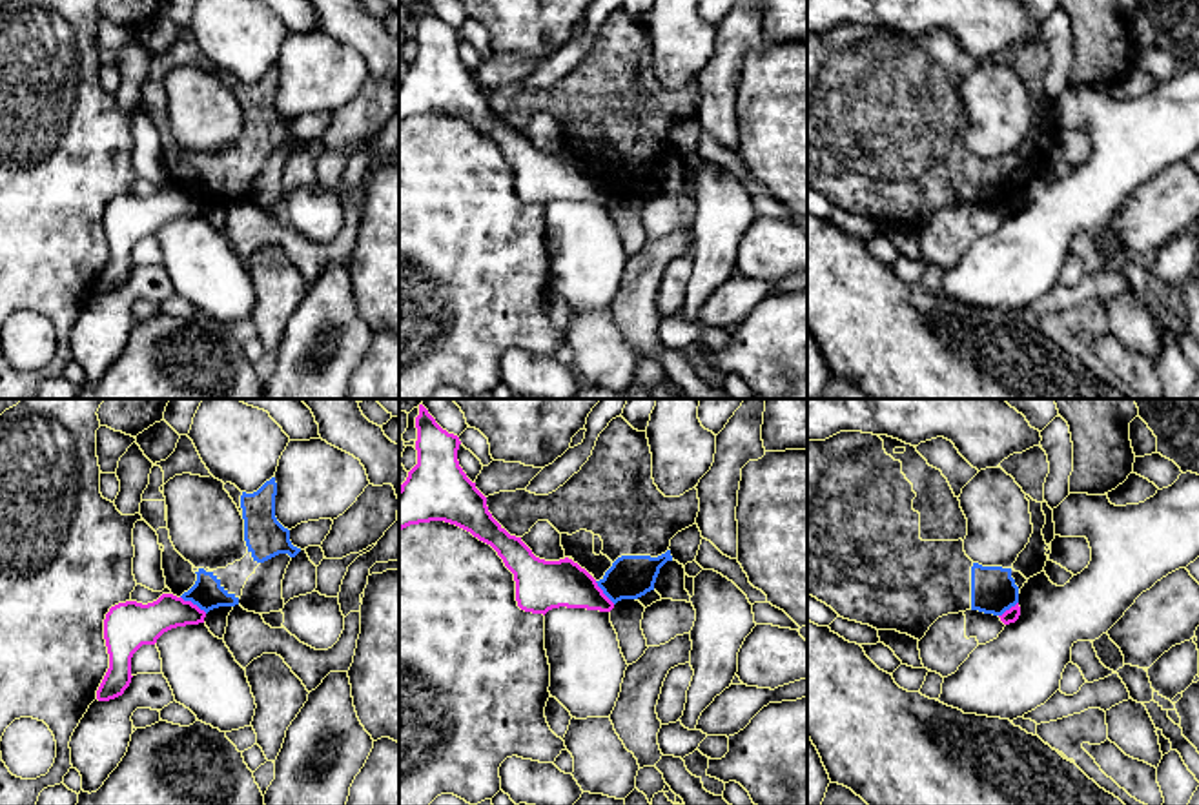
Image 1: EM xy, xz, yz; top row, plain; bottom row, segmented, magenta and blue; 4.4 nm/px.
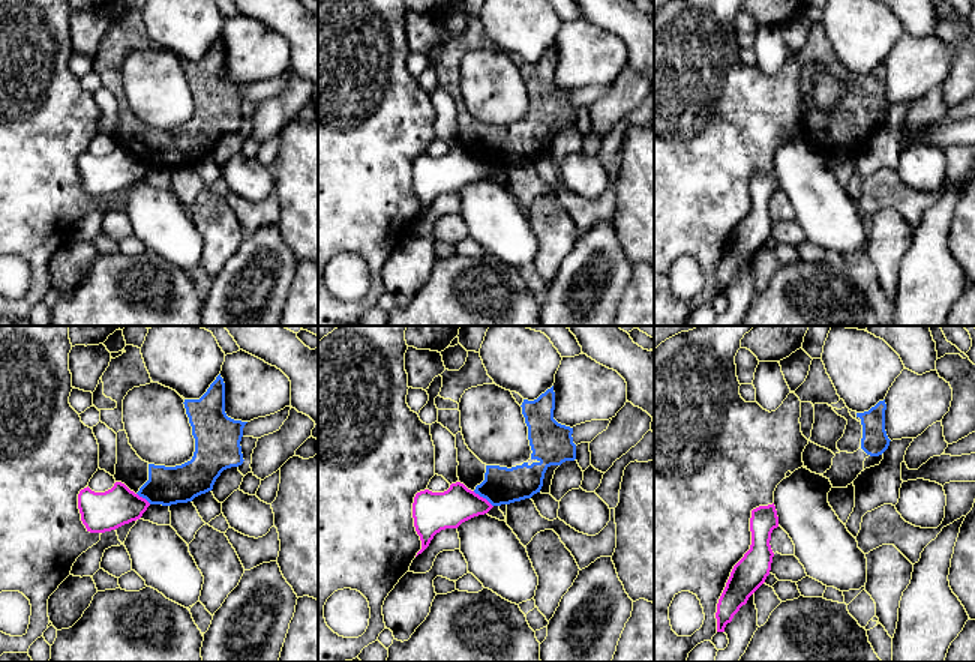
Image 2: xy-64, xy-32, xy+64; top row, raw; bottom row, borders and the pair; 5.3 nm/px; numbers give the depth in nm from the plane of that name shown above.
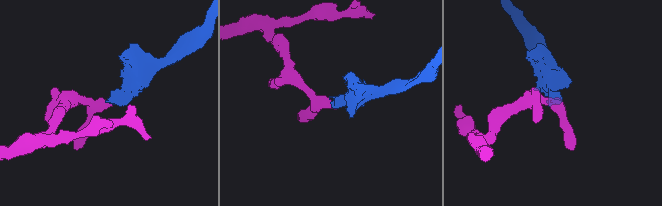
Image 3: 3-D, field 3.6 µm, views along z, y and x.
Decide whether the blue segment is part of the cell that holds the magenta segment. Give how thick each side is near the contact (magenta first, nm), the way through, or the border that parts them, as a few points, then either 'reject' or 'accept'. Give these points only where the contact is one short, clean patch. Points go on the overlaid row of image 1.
180 nm thick on the magenta side, 140 nm on the other; border along xy (181, 596), (206, 612); reject

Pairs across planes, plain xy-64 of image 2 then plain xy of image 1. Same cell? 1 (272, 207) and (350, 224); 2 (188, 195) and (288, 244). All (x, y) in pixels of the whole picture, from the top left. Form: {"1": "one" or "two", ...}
{"1": "one", "2": "one"}

